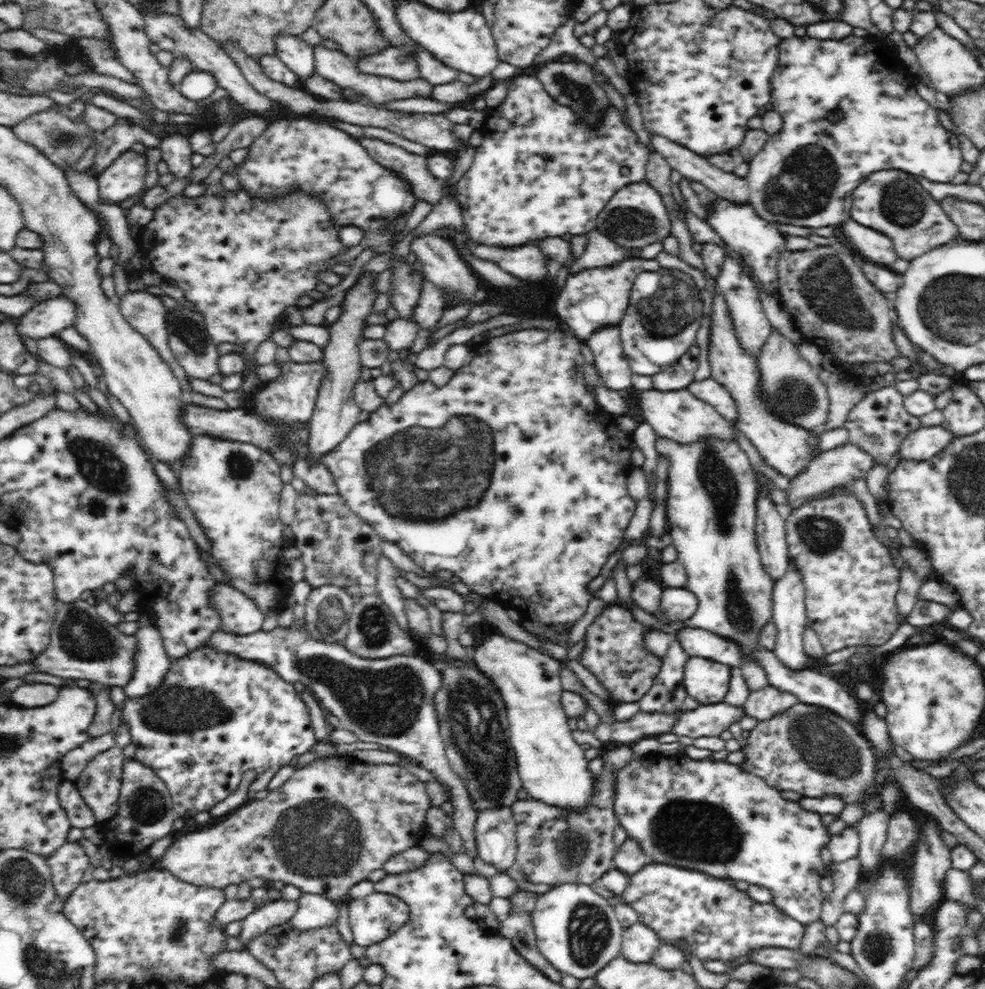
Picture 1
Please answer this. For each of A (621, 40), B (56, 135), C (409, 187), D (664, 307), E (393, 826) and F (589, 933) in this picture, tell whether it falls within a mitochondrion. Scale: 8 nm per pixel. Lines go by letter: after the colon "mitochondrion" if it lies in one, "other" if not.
A: other
B: mitochondrion
C: other
D: mitochondrion
E: other
F: mitochondrion

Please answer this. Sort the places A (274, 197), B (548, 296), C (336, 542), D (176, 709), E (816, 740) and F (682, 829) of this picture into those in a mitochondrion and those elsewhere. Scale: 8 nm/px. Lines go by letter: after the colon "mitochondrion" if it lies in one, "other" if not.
A: other
B: other
C: other
D: mitochondrion
E: mitochondrion
F: mitochondrion

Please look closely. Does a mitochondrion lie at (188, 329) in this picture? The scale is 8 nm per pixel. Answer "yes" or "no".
yes

